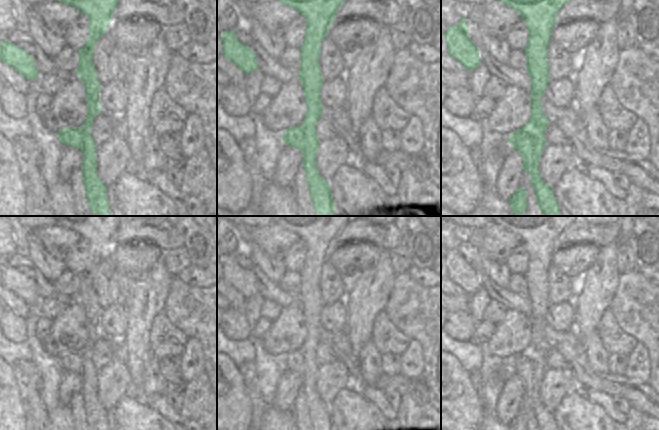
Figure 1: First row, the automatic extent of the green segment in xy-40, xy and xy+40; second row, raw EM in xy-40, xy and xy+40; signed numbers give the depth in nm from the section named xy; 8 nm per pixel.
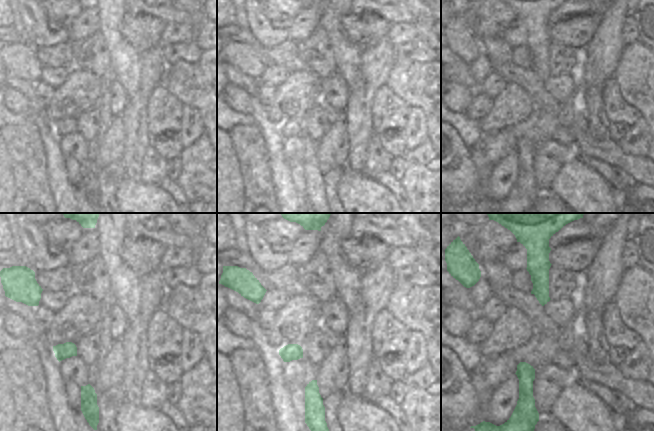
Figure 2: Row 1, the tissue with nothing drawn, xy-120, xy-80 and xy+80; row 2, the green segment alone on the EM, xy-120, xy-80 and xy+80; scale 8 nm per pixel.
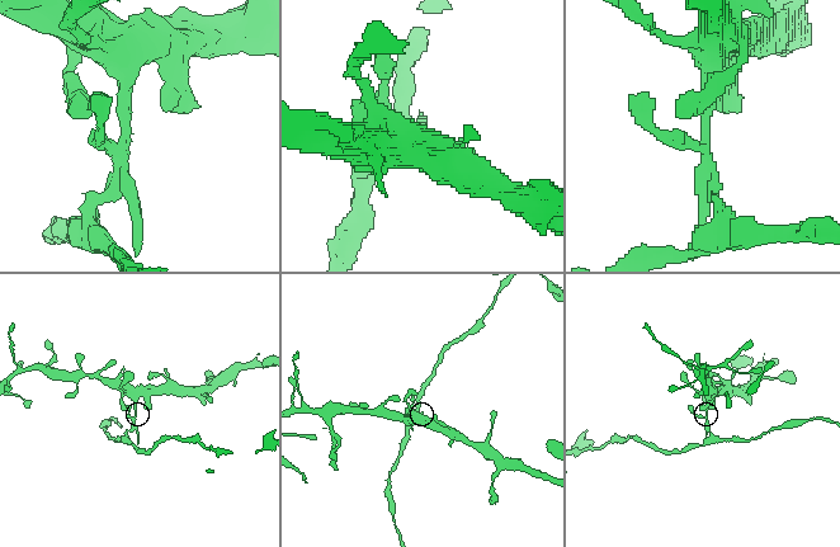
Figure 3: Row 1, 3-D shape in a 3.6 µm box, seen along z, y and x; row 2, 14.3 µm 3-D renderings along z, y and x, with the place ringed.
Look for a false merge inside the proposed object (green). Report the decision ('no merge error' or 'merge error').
merge error

